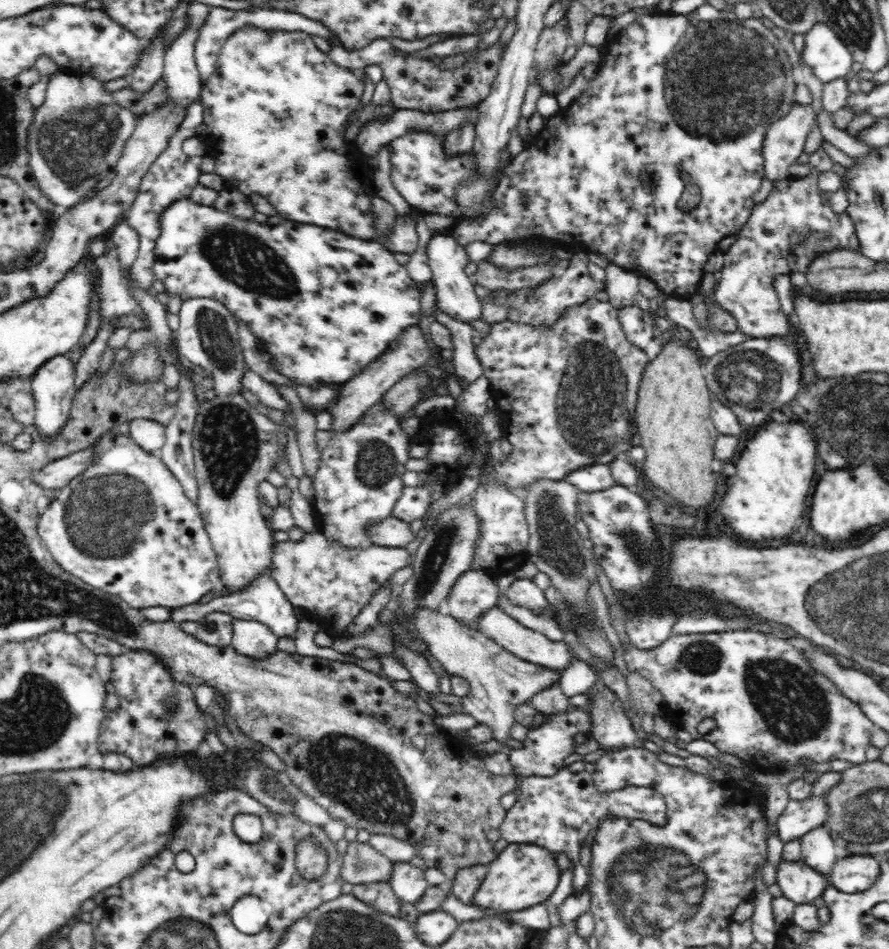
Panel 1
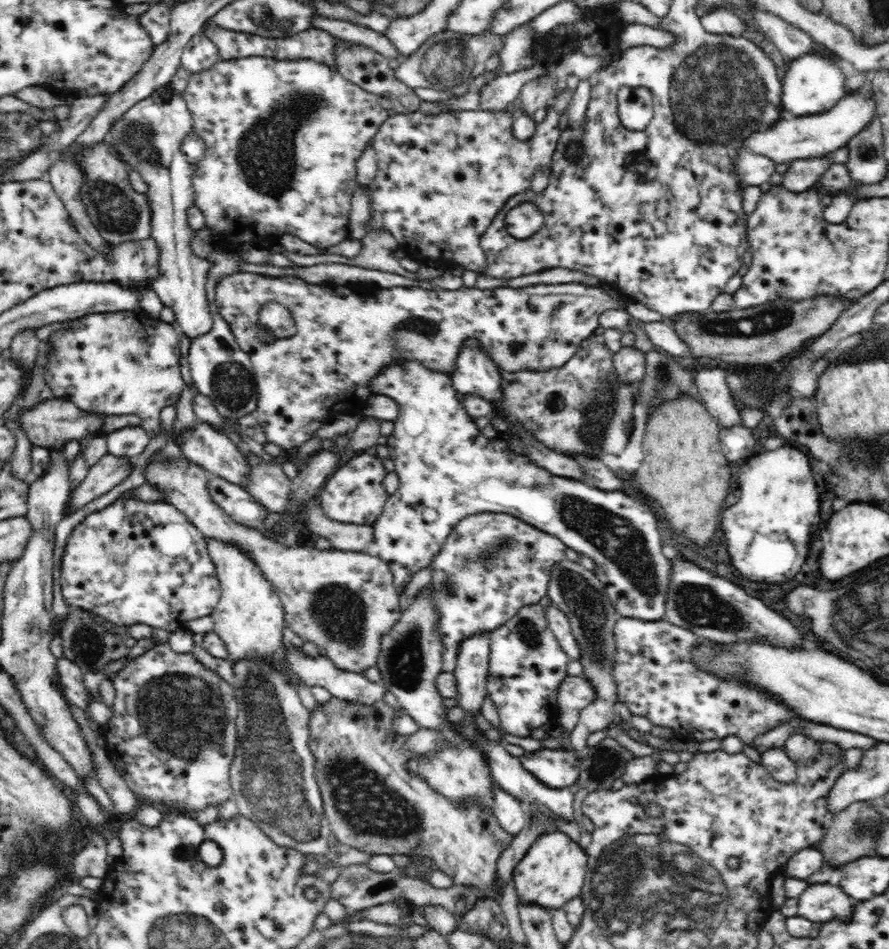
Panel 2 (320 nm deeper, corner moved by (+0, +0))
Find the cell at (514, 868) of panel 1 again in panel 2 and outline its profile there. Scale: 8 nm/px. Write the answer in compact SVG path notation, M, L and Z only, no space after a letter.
M564 832L545 833L514 868L511 878L515 882L519 904L534 904L546 910L561 909L572 897L581 896L587 866L585 850Z

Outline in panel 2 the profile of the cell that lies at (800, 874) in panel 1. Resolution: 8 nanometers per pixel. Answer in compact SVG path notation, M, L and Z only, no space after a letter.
M828 882L809 884L798 898L797 916L812 923L848 921L856 904L840 886Z

